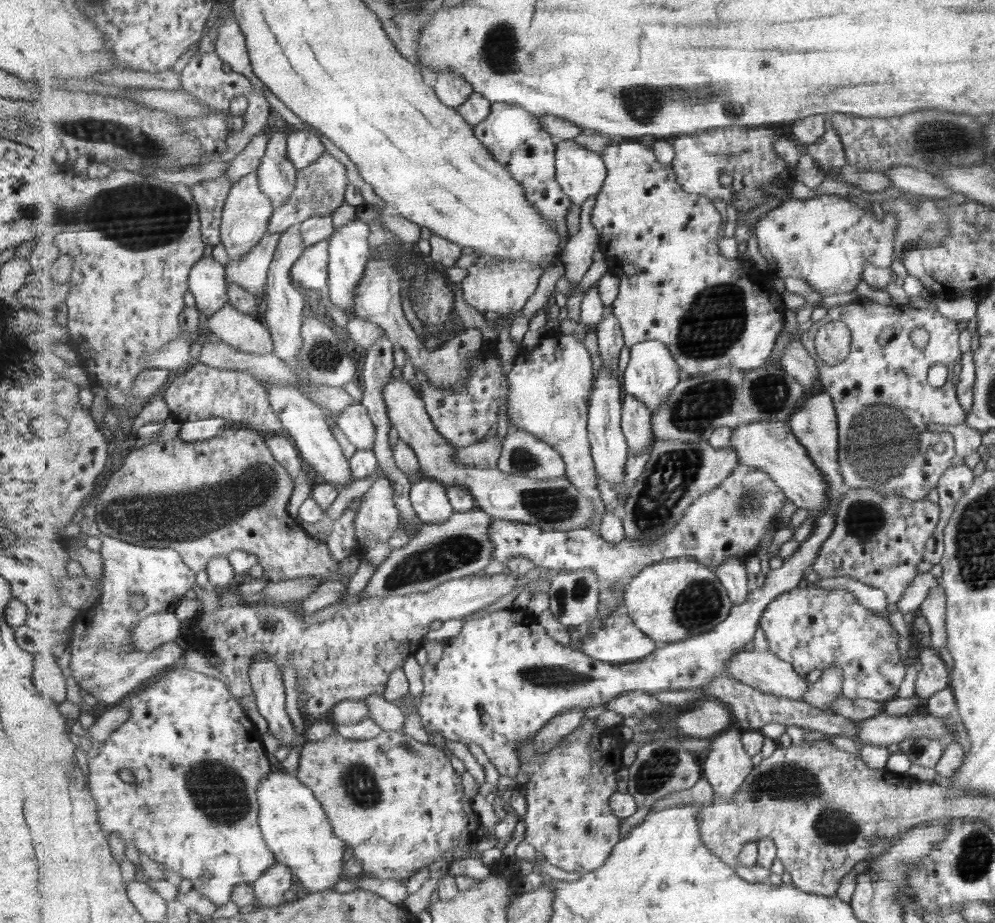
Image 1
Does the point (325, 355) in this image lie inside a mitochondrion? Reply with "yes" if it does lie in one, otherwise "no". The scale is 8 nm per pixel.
yes

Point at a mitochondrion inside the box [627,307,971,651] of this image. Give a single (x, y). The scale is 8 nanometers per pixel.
(883, 444)

